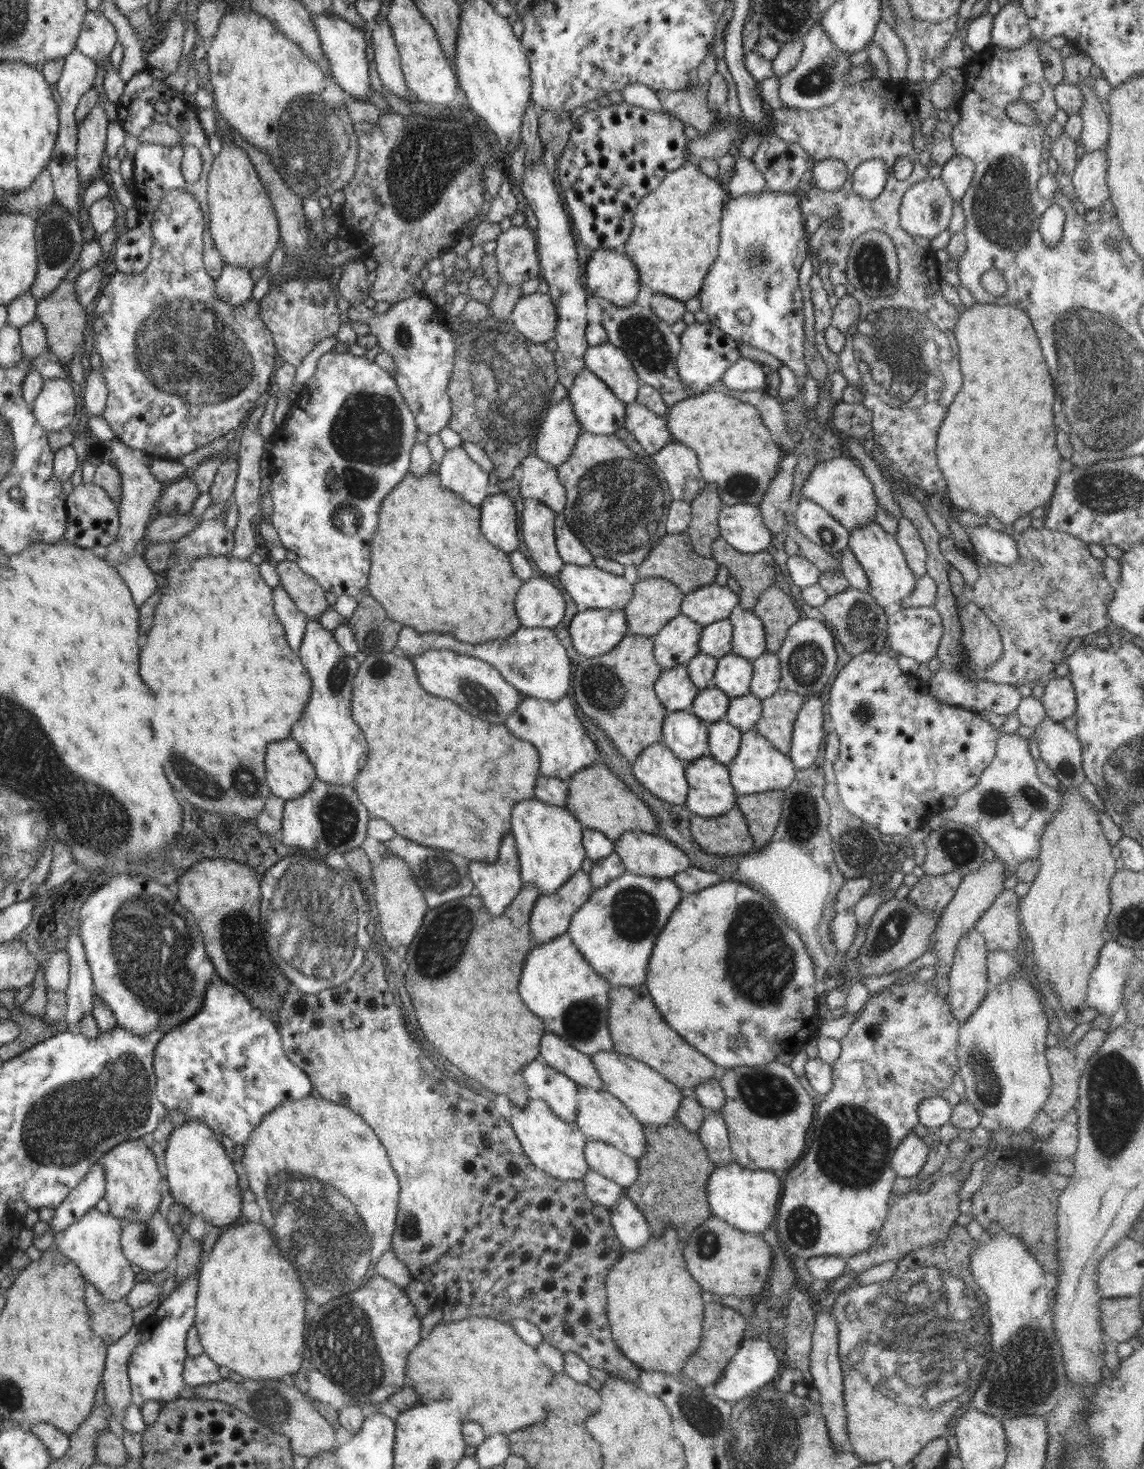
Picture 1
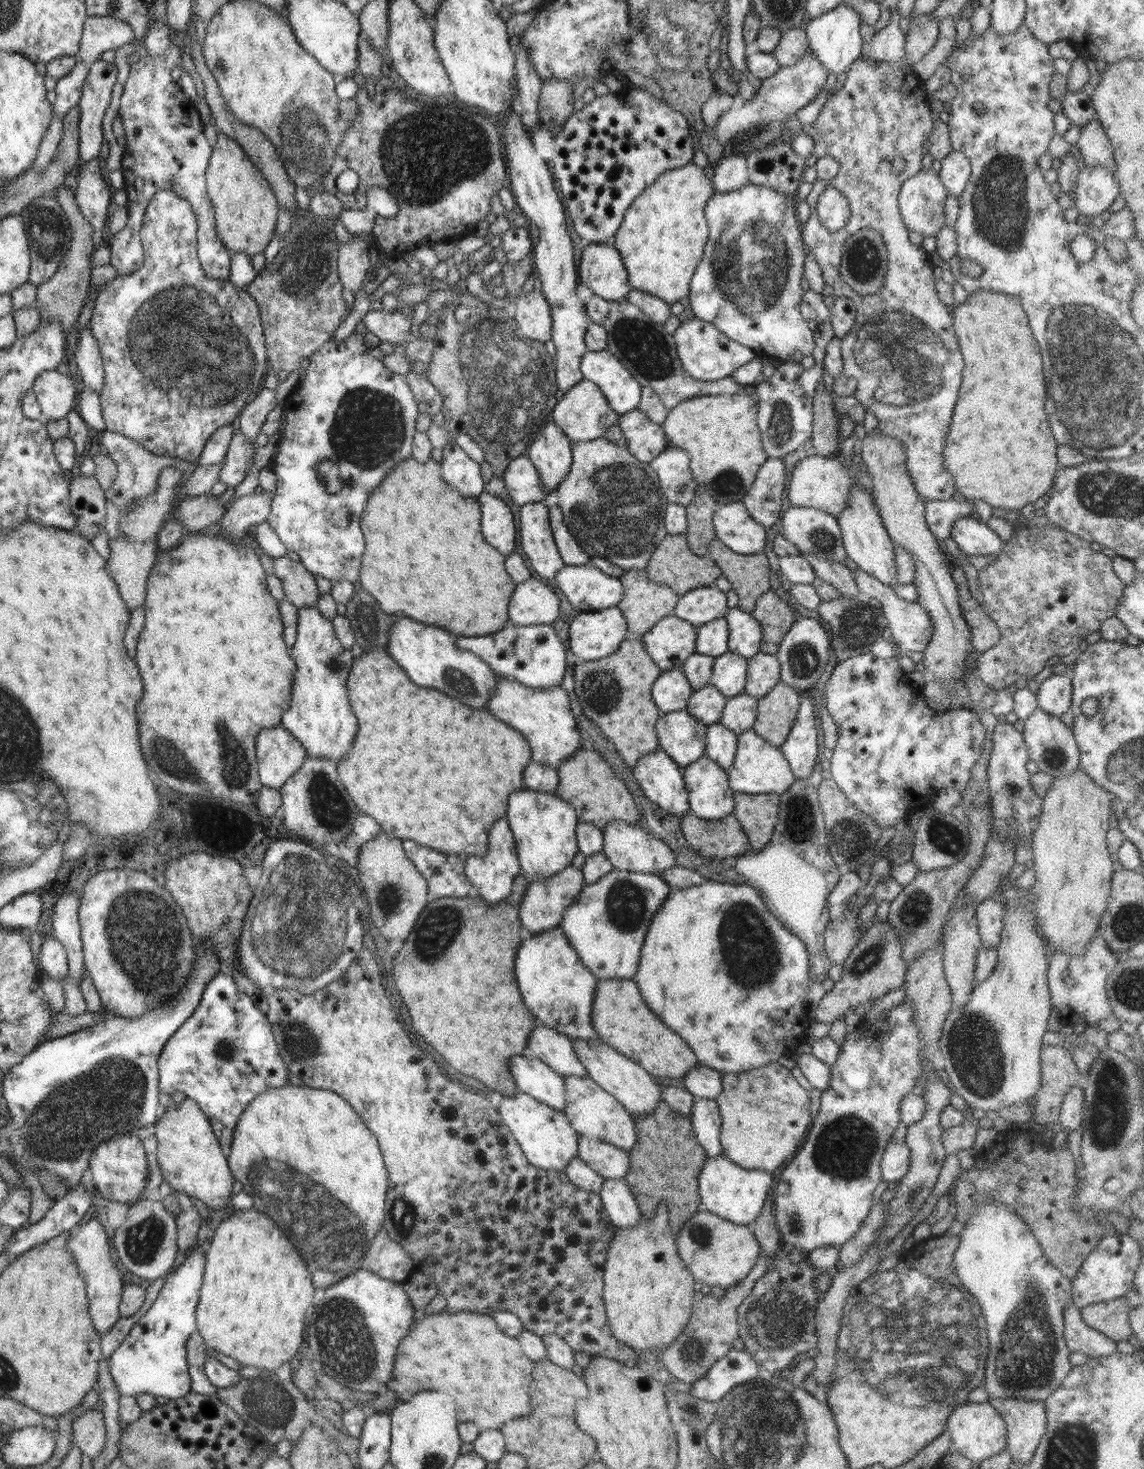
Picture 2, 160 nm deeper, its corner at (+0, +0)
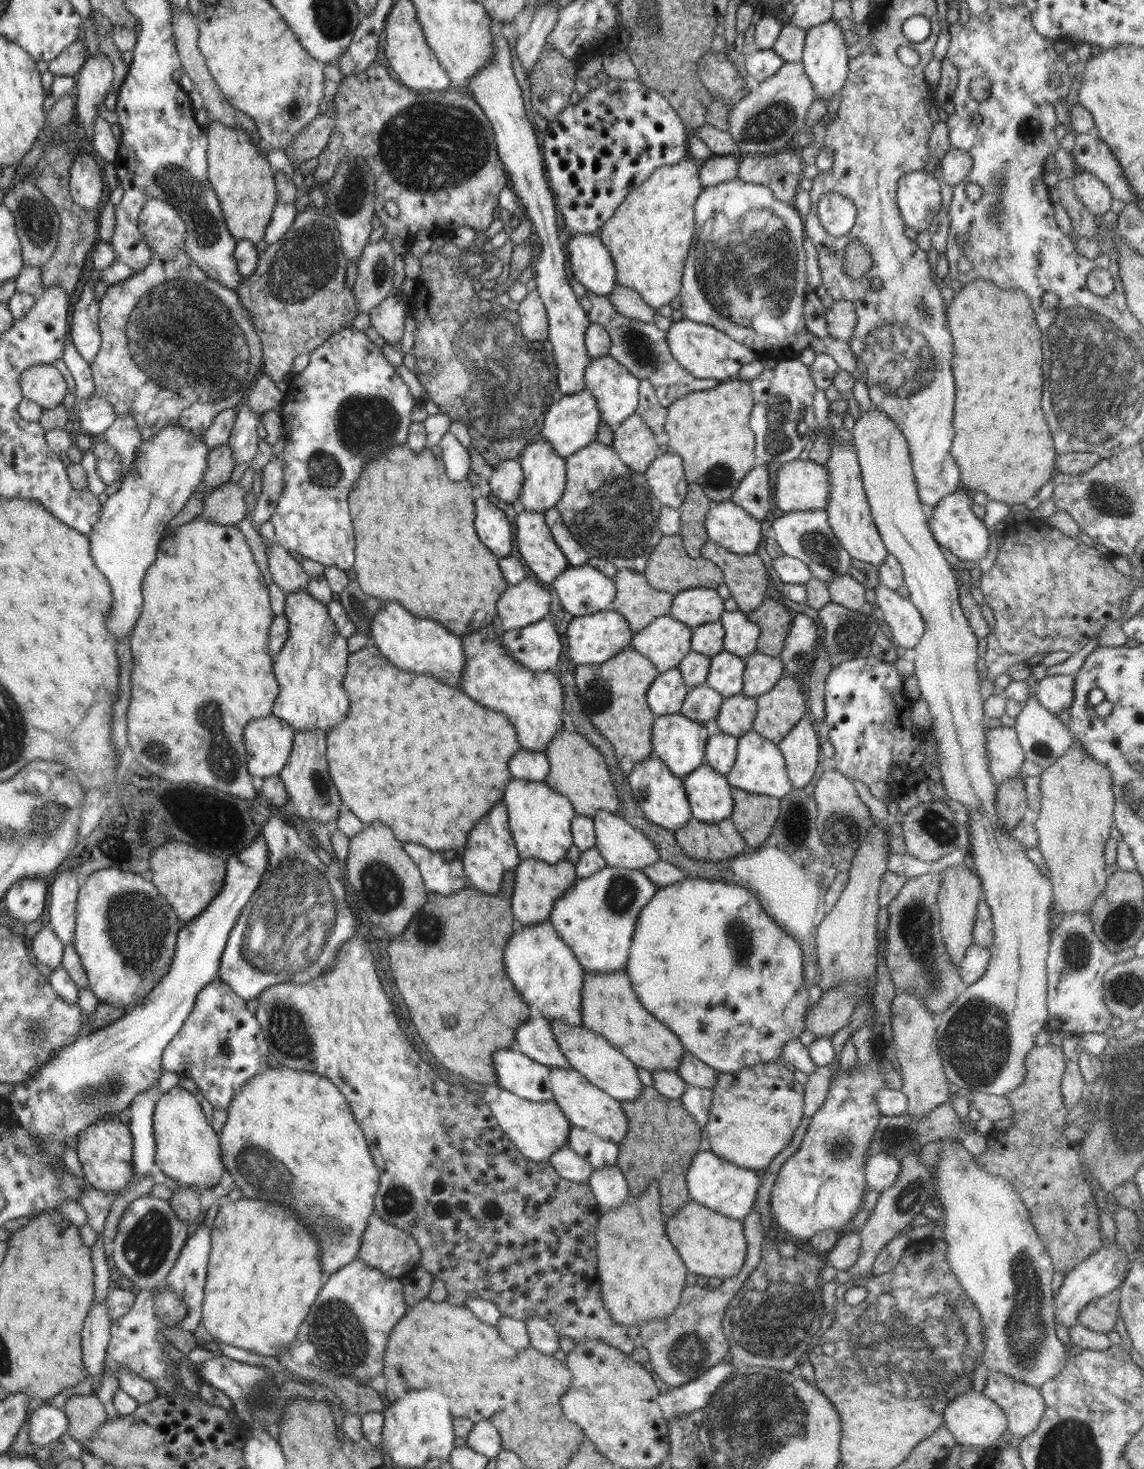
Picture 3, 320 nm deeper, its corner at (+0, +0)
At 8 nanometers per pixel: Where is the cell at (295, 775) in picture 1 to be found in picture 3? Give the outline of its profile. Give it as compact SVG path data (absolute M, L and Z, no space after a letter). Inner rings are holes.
M276 715L249 720L243 730L248 772L260 778L278 775L292 750L294 733Z

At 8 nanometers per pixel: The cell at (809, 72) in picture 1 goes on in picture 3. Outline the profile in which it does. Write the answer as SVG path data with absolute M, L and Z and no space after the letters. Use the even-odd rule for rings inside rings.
M800 61L785 62L777 74L759 82L757 89L749 90L749 93L727 115L729 133L739 146L740 156L748 154L774 155L788 149L793 144L793 136L807 122L809 109L814 99L816 99L813 92L813 84L808 75L804 73L804 65Z

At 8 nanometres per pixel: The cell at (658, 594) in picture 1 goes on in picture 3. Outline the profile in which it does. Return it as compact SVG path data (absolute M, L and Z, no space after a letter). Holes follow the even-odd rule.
M619 569L613 581L617 591L615 599L609 608L624 616L628 621L629 627L634 632L640 632L655 618L668 614L674 595L652 588L643 573L632 569Z

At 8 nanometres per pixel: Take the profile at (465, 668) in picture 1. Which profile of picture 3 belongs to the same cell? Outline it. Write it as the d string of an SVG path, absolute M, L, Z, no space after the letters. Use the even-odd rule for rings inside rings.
M386 601L370 622L370 634L379 651L404 672L430 674L436 680L458 687L465 669L462 639L435 620L410 614L398 601Z

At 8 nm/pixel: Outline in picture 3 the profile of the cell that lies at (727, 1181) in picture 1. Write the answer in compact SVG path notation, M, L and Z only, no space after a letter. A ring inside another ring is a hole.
M700 1150L694 1156L685 1177L690 1198L710 1210L739 1221L754 1208L757 1190L761 1184L759 1172L731 1164L710 1150L708 1152Z

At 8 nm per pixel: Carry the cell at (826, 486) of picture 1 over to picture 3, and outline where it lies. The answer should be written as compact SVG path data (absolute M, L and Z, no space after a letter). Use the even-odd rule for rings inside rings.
M794 460L782 463L773 489L773 501L781 512L825 510L829 499L828 469L808 460Z

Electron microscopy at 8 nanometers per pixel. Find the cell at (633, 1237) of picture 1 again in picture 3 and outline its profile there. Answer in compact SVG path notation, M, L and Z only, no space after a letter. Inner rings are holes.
M617 1166L593 1169L587 1183L600 1208L611 1209L620 1206L631 1196L625 1176Z

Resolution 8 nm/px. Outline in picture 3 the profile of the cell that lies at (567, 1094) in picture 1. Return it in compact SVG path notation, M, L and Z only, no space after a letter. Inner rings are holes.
M514 1048L493 1052L492 1062L501 1089L534 1102L553 1100L550 1067L528 1058Z

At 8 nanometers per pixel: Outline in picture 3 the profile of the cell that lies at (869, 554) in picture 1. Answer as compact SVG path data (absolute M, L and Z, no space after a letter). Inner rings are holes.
M829 425L826 428L826 435L830 435L830 456L826 462L829 481L829 499L825 508L828 513L828 522L836 539L852 559L861 560L873 564L878 568L884 562L889 553L880 534L874 524L871 508L867 501L867 496L863 487L861 469L857 454L854 448L849 446L839 446L833 435L833 428Z

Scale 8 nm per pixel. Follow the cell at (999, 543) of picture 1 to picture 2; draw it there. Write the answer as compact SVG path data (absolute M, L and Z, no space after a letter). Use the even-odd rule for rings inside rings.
M960 517L952 525L951 537L960 551L972 556L993 558L1004 550L1004 542L981 520Z

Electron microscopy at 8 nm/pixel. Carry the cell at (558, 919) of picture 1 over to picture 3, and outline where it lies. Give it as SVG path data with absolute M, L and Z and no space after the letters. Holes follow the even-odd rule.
M528 857L521 859L515 868L514 894L511 899L514 918L522 925L538 924L549 920L554 910L556 900L577 880L575 864L566 858L560 859L556 864Z

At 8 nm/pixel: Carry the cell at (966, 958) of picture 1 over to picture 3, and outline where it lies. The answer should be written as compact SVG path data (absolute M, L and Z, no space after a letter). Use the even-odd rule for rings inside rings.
M968 863L950 865L942 872L942 886L938 892L938 909L941 917L941 935L946 952L957 968L961 965L970 946L973 945L973 928L978 913L978 902L984 897L981 881Z

